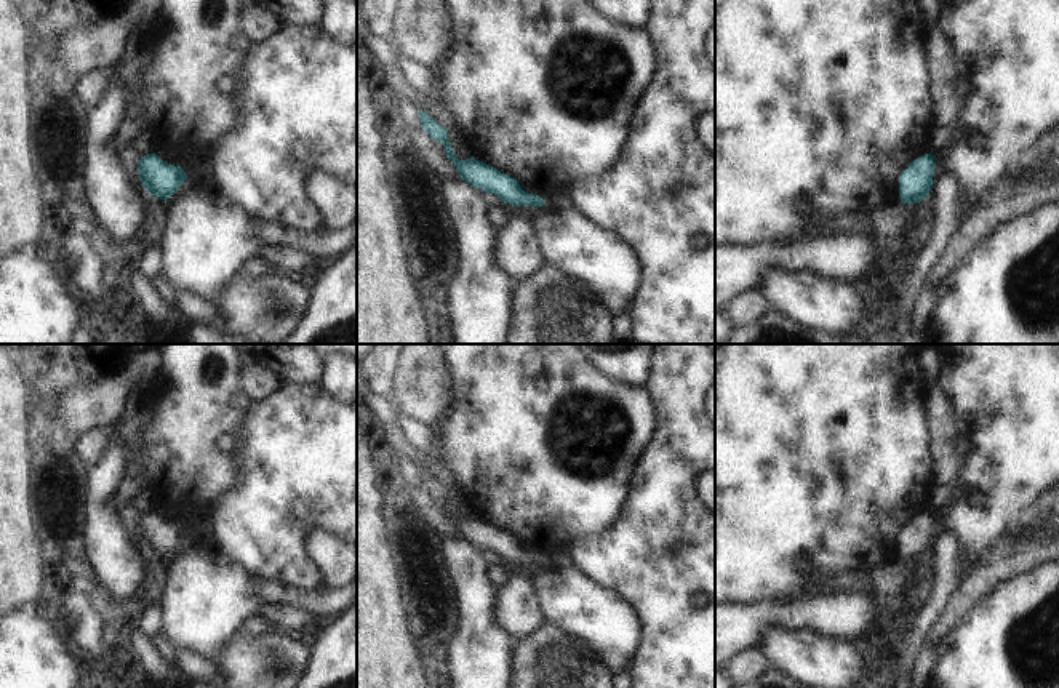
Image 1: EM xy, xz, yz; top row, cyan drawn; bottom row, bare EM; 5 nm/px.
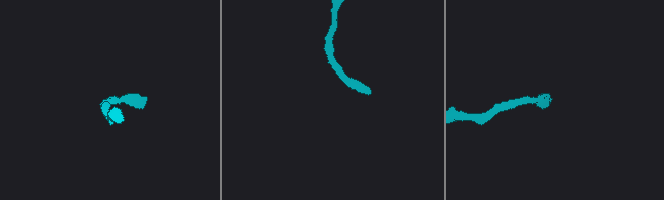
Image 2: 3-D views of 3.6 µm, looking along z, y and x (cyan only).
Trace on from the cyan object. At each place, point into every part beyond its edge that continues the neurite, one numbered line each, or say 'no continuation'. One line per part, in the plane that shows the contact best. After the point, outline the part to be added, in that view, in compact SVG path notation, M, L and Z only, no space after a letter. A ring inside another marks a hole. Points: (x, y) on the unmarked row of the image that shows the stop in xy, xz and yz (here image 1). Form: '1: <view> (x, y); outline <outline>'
no continuation

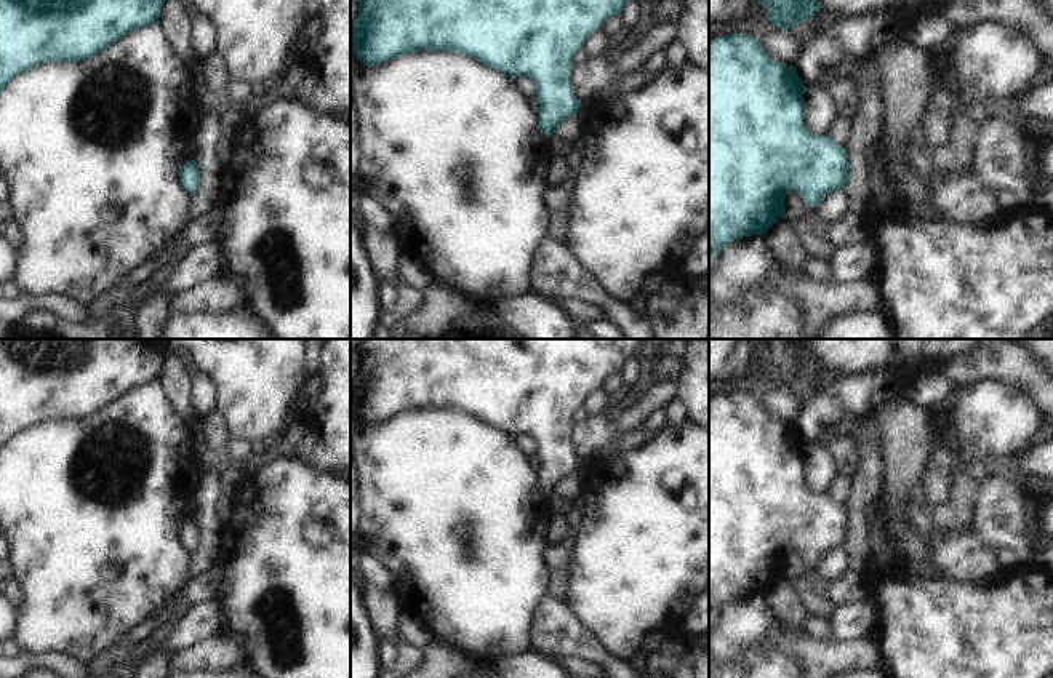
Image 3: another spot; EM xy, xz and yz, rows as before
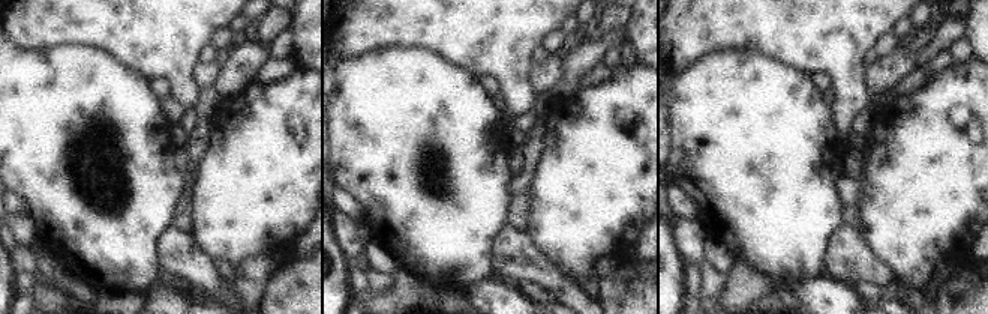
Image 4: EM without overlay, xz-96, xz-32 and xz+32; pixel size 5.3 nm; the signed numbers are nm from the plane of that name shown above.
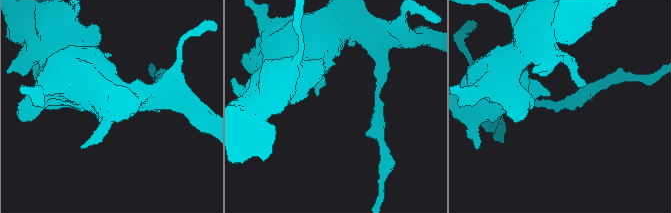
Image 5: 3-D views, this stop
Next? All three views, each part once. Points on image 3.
no continuation

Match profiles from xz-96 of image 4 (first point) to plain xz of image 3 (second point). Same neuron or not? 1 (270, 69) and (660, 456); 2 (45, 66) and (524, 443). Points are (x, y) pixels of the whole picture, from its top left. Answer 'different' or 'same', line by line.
1: different
2: different

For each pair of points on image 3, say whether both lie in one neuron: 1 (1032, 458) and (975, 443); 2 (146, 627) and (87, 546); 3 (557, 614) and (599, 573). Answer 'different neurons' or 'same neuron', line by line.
1: different neurons
2: different neurons
3: different neurons

